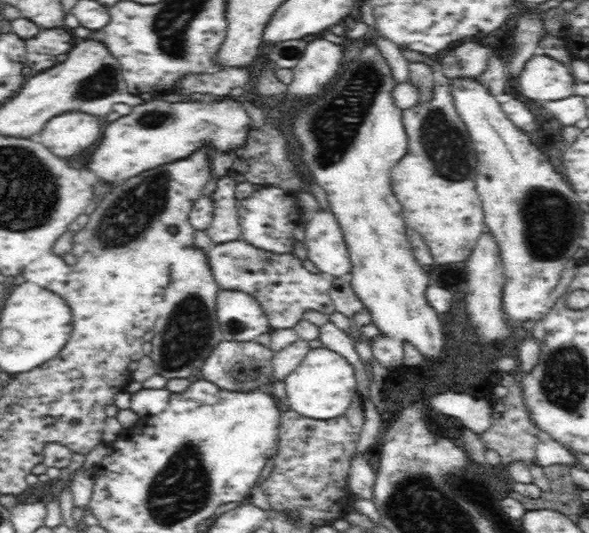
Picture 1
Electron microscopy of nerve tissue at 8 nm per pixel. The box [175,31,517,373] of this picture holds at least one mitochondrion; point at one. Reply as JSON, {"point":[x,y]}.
{"point":[333,130]}

